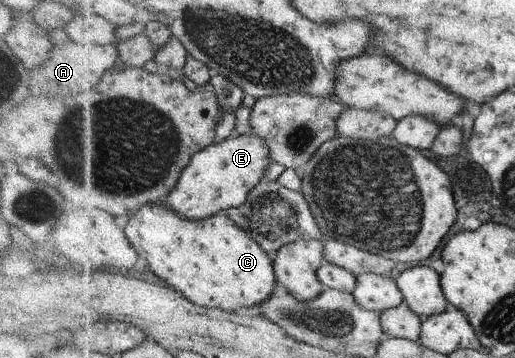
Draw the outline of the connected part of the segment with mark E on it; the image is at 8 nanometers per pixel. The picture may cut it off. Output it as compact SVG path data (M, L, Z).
M255 133L233 135L221 143L217 141L195 155L183 173L179 187L171 193L165 203L183 219L205 221L225 209L230 210L247 203L249 194L266 177L265 171L271 164L273 164L271 147L263 137Z

